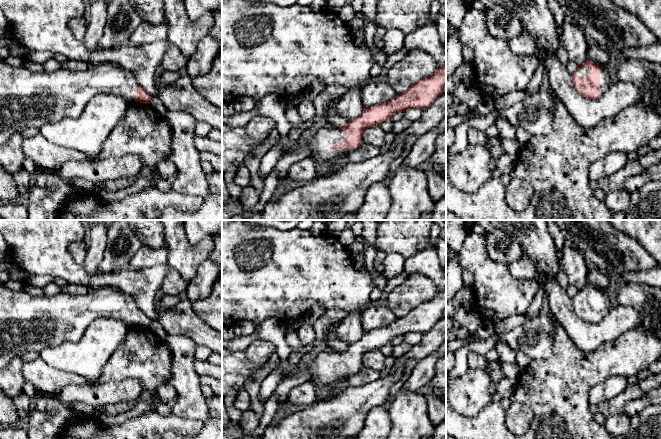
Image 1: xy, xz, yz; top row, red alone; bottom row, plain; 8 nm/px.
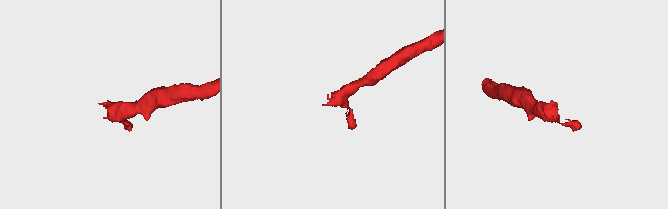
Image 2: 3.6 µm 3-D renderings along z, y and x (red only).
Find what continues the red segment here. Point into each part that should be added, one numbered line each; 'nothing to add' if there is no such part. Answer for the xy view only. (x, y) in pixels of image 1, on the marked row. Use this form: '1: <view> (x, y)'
1: xy (27, 99)

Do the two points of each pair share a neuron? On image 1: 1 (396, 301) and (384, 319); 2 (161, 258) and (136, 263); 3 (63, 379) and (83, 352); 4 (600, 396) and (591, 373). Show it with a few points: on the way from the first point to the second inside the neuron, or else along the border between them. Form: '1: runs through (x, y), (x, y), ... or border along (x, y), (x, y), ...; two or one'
1: border along (386, 306), (397, 317); two
2: runs through (155, 258), (142, 259); one
3: border along (46, 363), (53, 367), (76, 373), (87, 383); two
4: border along (617, 375), (591, 388), (590, 404); two

